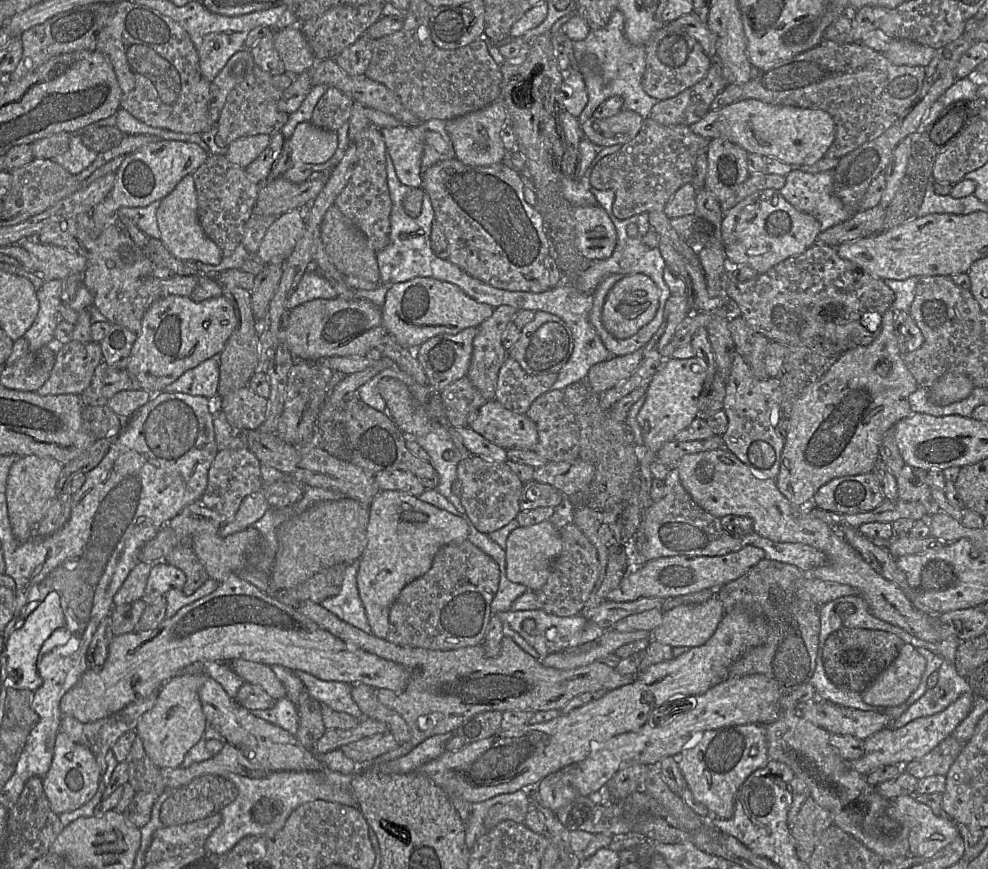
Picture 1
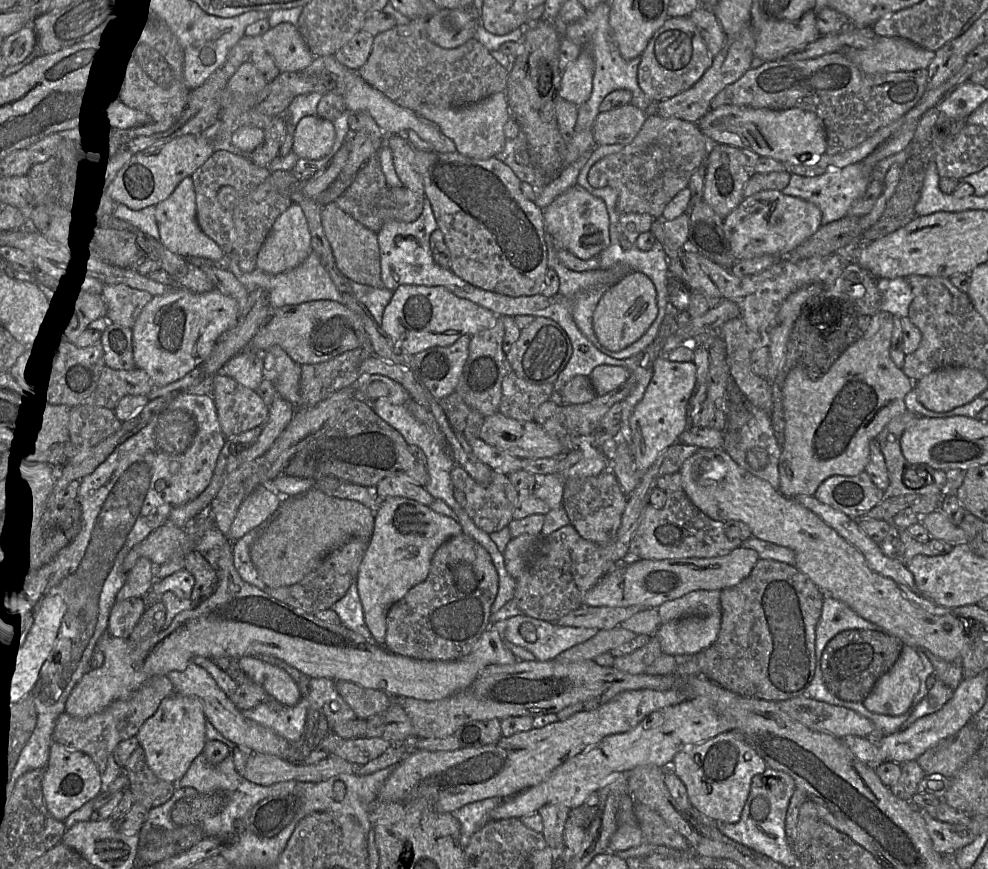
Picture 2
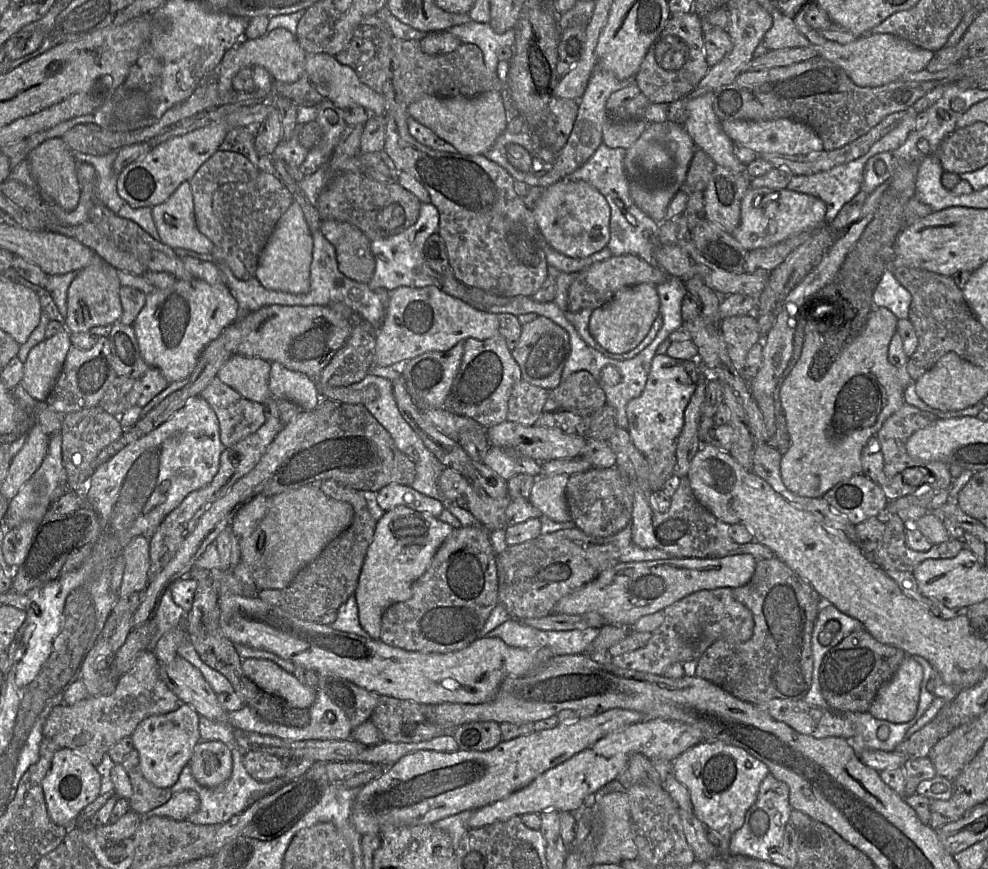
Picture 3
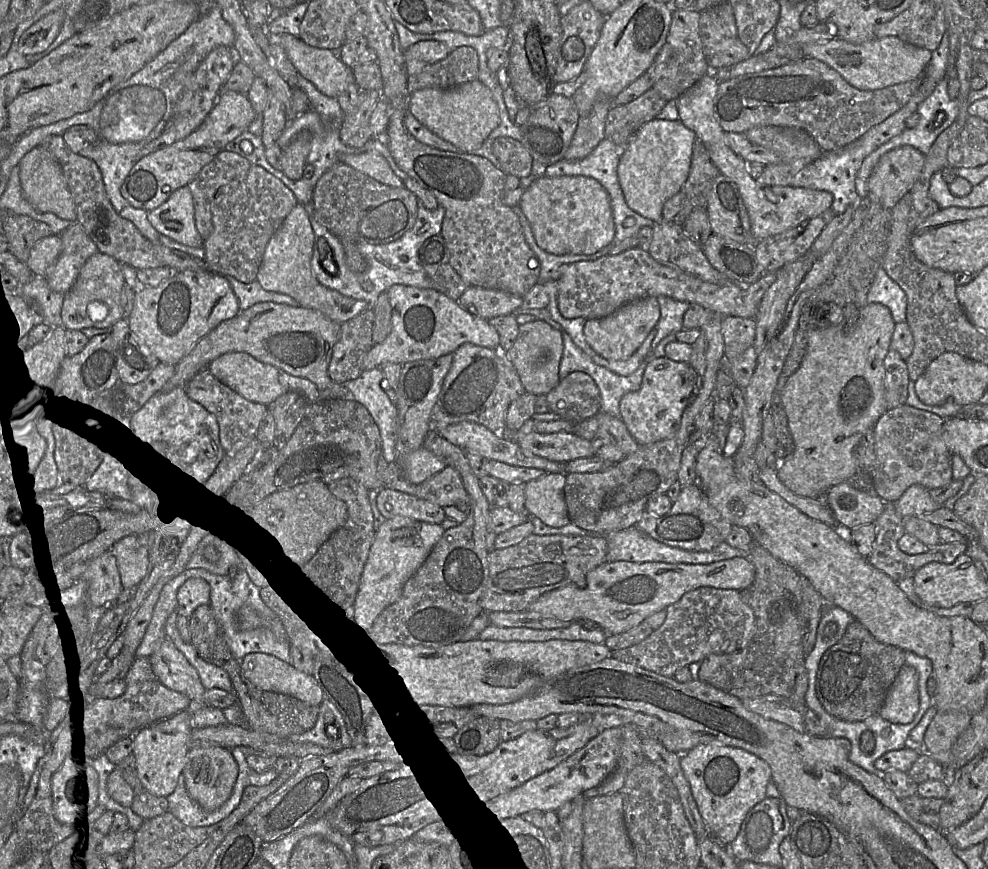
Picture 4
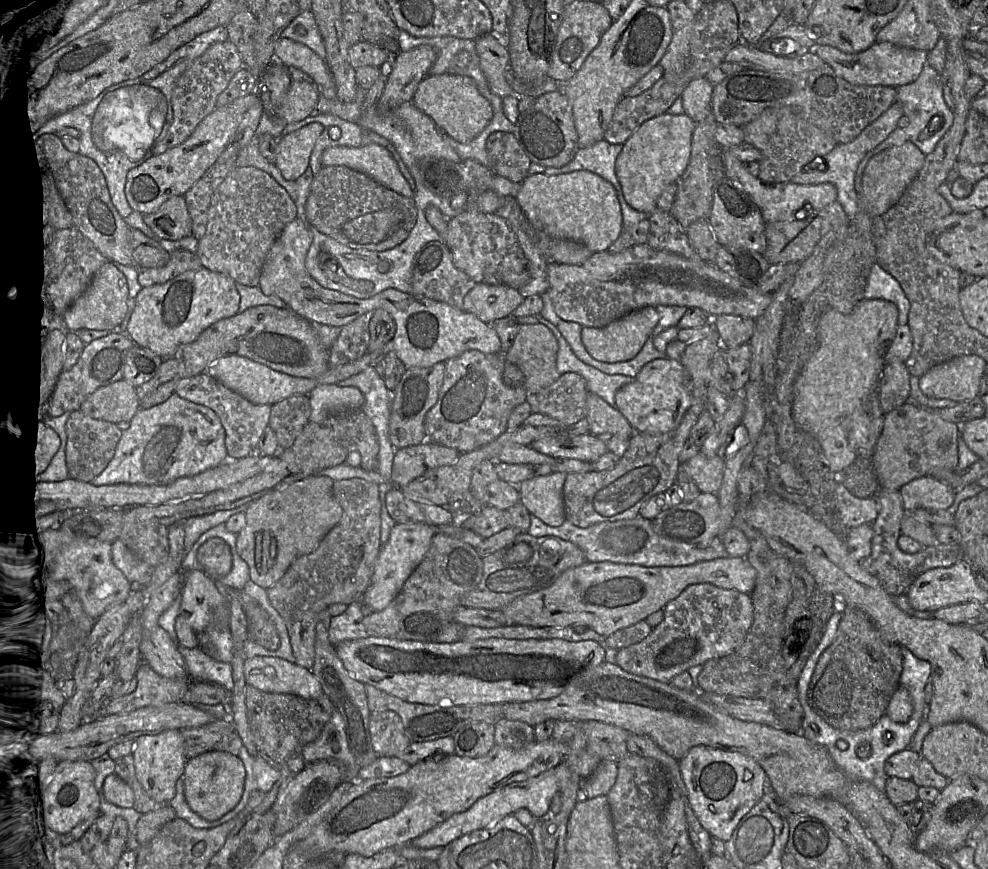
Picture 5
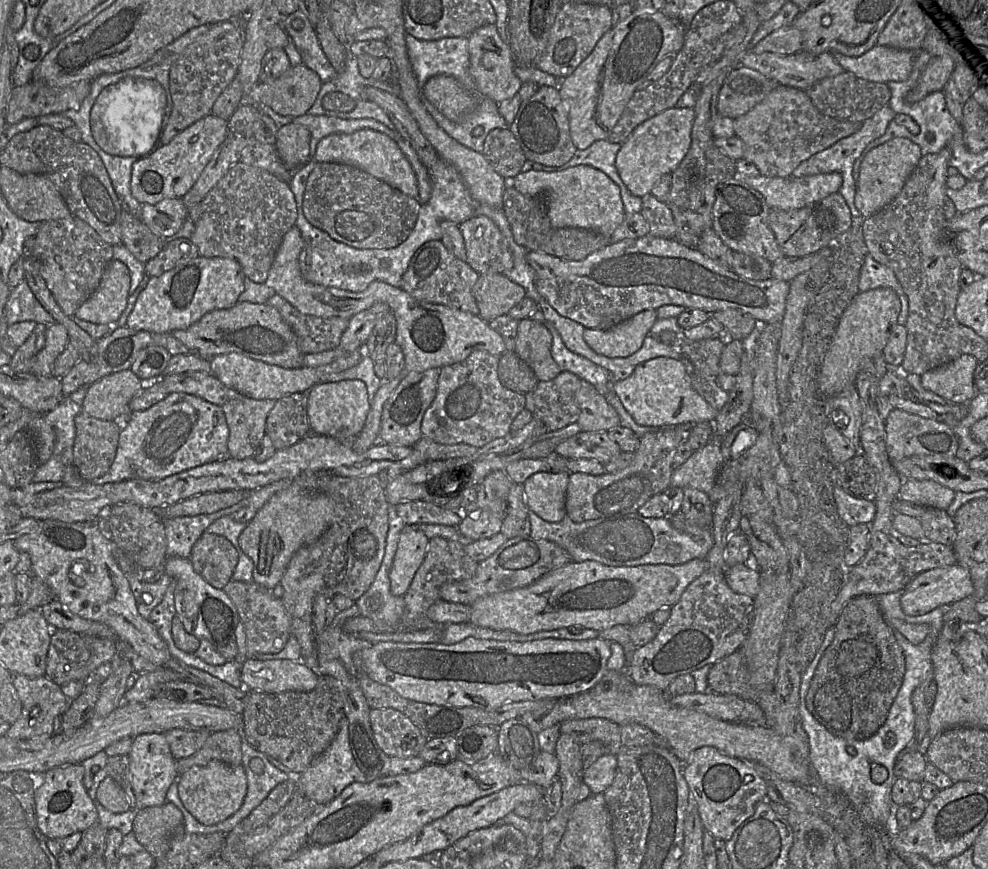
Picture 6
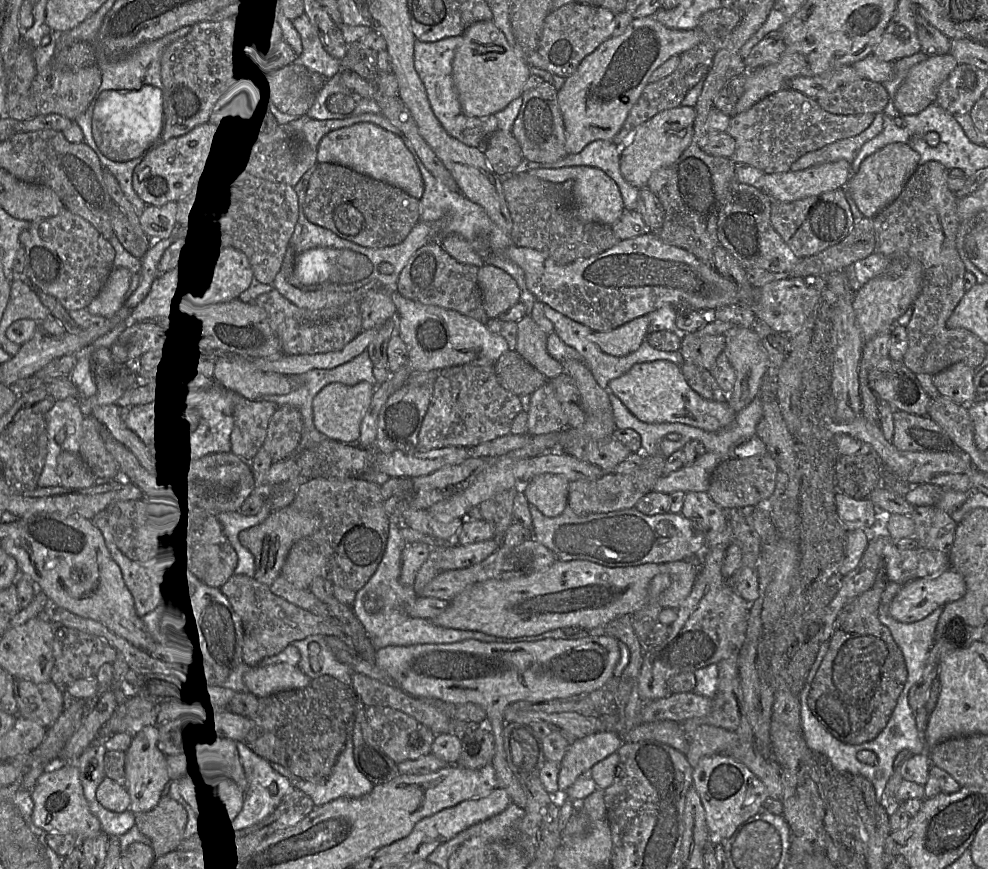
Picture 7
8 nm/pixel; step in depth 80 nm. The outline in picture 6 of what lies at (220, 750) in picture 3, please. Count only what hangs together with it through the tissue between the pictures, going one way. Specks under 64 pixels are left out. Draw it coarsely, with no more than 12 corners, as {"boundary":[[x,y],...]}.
{"boundary":[[212,760],[179,776],[202,824],[233,815],[247,793],[242,765]]}

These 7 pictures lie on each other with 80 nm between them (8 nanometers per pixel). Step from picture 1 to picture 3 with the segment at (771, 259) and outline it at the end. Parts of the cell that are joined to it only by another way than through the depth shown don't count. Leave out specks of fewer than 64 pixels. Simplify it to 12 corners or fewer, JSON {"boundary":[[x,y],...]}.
{"boundary":[[749,187],[732,233],[748,252],[825,224],[826,204]]}

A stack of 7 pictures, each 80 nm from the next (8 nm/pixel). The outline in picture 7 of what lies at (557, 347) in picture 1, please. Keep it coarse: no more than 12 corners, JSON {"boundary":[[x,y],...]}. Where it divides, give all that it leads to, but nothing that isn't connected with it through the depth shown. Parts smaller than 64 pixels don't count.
{"boundary":[[530,316],[517,323],[516,351],[546,379],[563,373],[548,334]]}

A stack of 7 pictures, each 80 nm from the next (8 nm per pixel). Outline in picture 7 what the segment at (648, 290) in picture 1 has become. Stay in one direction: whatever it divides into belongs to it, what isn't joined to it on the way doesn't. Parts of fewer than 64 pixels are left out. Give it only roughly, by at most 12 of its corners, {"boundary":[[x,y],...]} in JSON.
{"boundary":[[649,315],[608,332],[592,341],[606,354],[626,356],[649,333]]}

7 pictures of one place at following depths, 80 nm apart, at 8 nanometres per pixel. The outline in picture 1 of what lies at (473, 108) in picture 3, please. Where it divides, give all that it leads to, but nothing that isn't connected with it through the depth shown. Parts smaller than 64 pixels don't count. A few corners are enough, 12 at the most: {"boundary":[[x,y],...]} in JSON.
{"boundary":[[502,99],[447,120],[455,158],[501,163]]}

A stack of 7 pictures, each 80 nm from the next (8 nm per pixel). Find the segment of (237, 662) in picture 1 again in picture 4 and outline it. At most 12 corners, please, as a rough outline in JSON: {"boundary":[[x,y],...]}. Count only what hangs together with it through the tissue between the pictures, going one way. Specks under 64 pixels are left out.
{"boundary":[[272,655],[240,661],[257,689],[319,706],[324,694],[313,675]]}

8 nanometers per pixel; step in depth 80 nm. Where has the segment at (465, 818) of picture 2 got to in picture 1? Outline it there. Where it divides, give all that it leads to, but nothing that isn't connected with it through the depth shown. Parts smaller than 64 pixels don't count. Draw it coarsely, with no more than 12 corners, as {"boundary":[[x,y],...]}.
{"boundary":[[529,790],[474,803],[466,824],[469,849],[505,820],[524,823]]}

